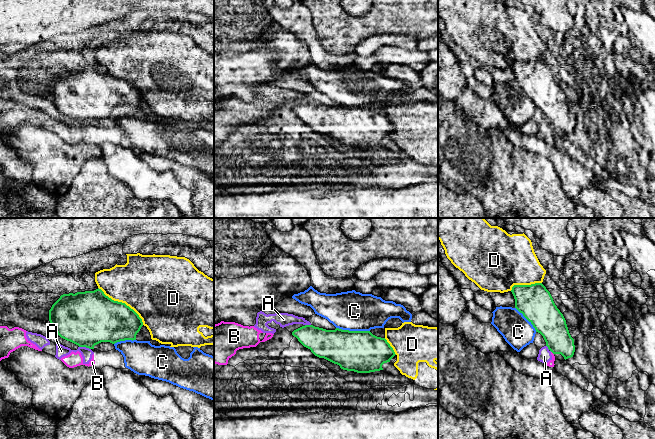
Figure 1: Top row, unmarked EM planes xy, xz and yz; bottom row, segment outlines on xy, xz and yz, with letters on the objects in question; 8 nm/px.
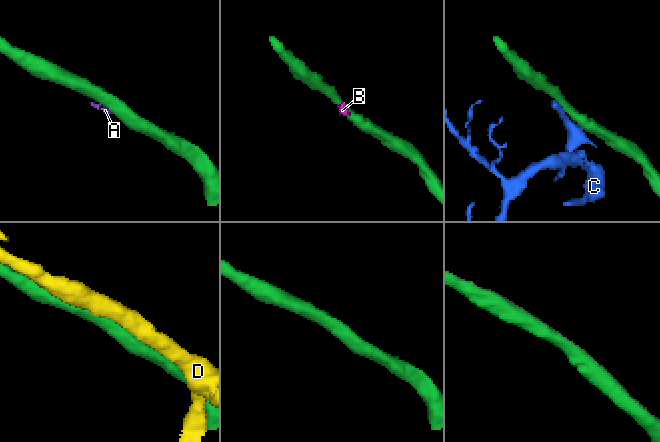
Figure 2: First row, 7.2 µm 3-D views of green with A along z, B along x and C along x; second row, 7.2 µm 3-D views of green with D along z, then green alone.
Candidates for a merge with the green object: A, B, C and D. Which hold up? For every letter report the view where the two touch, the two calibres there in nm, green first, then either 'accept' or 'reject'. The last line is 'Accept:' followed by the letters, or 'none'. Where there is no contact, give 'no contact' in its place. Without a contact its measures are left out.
A: meets green in xy; 440 nm thick on the green side, 90 nm on the other; reject
B: meets green in yz; 240 nm thick on the green side, 50 nm on the other; reject
C: meets green in xz; 340 nm thick on the green side, 320 nm on the other; reject
D: meets green in xy; 400 nm thick on the green side, 460 nm on the other; reject
Accept: none

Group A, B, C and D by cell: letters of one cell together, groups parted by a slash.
A B / C / D

